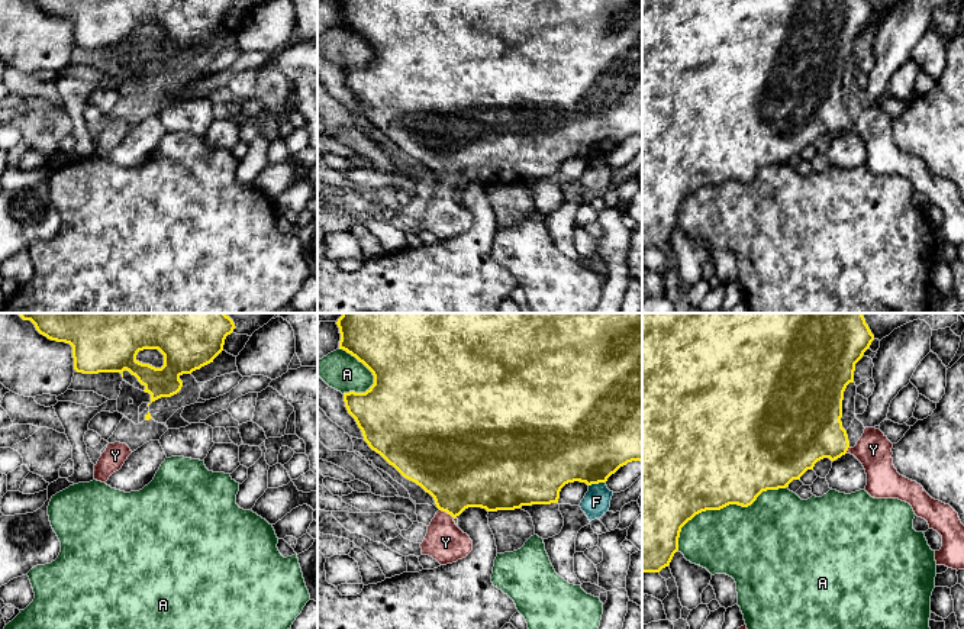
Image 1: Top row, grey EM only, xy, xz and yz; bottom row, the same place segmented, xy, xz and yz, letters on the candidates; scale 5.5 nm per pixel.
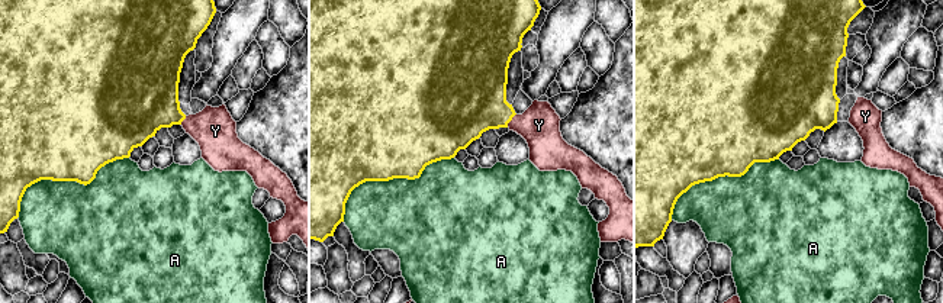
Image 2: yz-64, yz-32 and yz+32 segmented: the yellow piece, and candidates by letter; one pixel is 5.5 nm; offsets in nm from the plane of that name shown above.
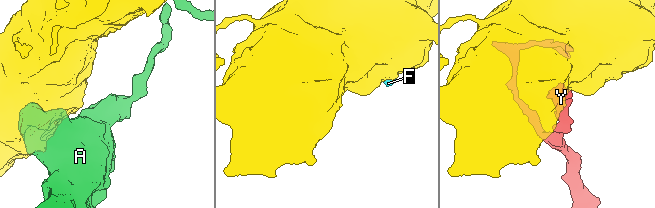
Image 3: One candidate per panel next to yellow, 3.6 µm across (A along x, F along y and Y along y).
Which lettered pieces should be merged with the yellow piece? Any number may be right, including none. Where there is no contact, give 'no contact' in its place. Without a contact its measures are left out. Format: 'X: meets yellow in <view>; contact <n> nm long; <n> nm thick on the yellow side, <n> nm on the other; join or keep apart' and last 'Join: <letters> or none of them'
A: meets yellow in yz; contact 700 nm long; 500 nm thick on the yellow side, 420 nm on the other; keep apart
F: meets yellow in xz; contact 100 nm long; 480 nm thick on the yellow side, 150 nm on the other; keep apart
Y: meets yellow in xz; contact 100 nm long; 420 nm thick on the yellow side, 220 nm on the other; join
Join: Y

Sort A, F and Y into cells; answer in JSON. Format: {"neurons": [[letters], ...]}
{"neurons": [["A"], ["F"], ["Y"]]}

